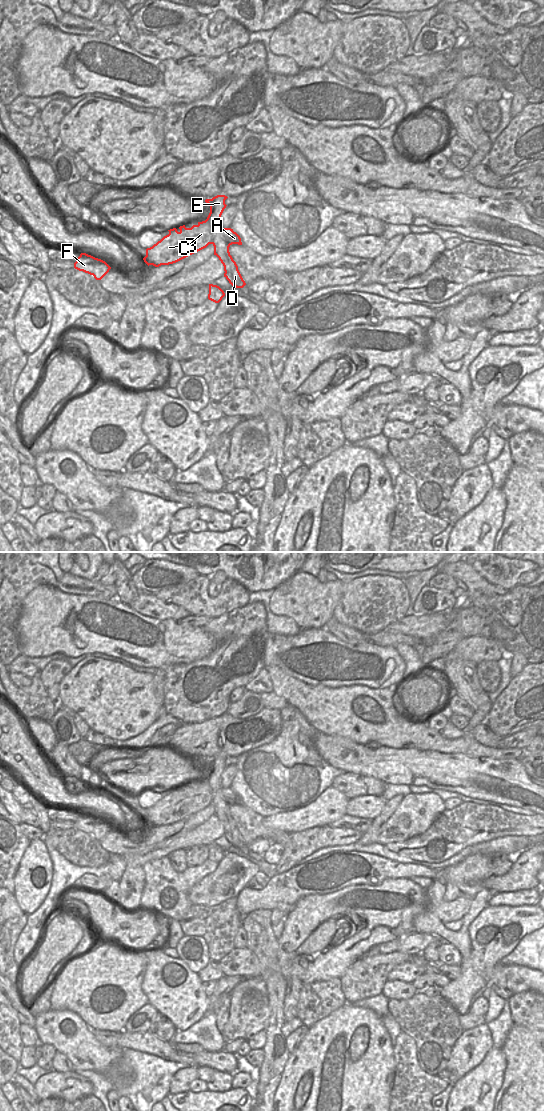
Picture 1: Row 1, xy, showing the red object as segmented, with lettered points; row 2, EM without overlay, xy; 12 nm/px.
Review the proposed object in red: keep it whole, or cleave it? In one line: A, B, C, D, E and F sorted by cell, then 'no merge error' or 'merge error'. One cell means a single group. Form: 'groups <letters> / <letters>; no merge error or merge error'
groups A B C F / D E; merge error

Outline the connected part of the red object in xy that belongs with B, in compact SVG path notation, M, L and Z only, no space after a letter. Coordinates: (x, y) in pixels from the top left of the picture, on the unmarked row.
M206 780L191 788L183 785L179 789L179 792L176 788L168 790L168 795L146 809L143 820L148 826L159 827L176 823L213 804L212 788Z

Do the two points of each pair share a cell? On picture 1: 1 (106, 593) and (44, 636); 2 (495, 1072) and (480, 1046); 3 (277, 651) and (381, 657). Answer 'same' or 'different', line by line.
1: different
2: different
3: same

